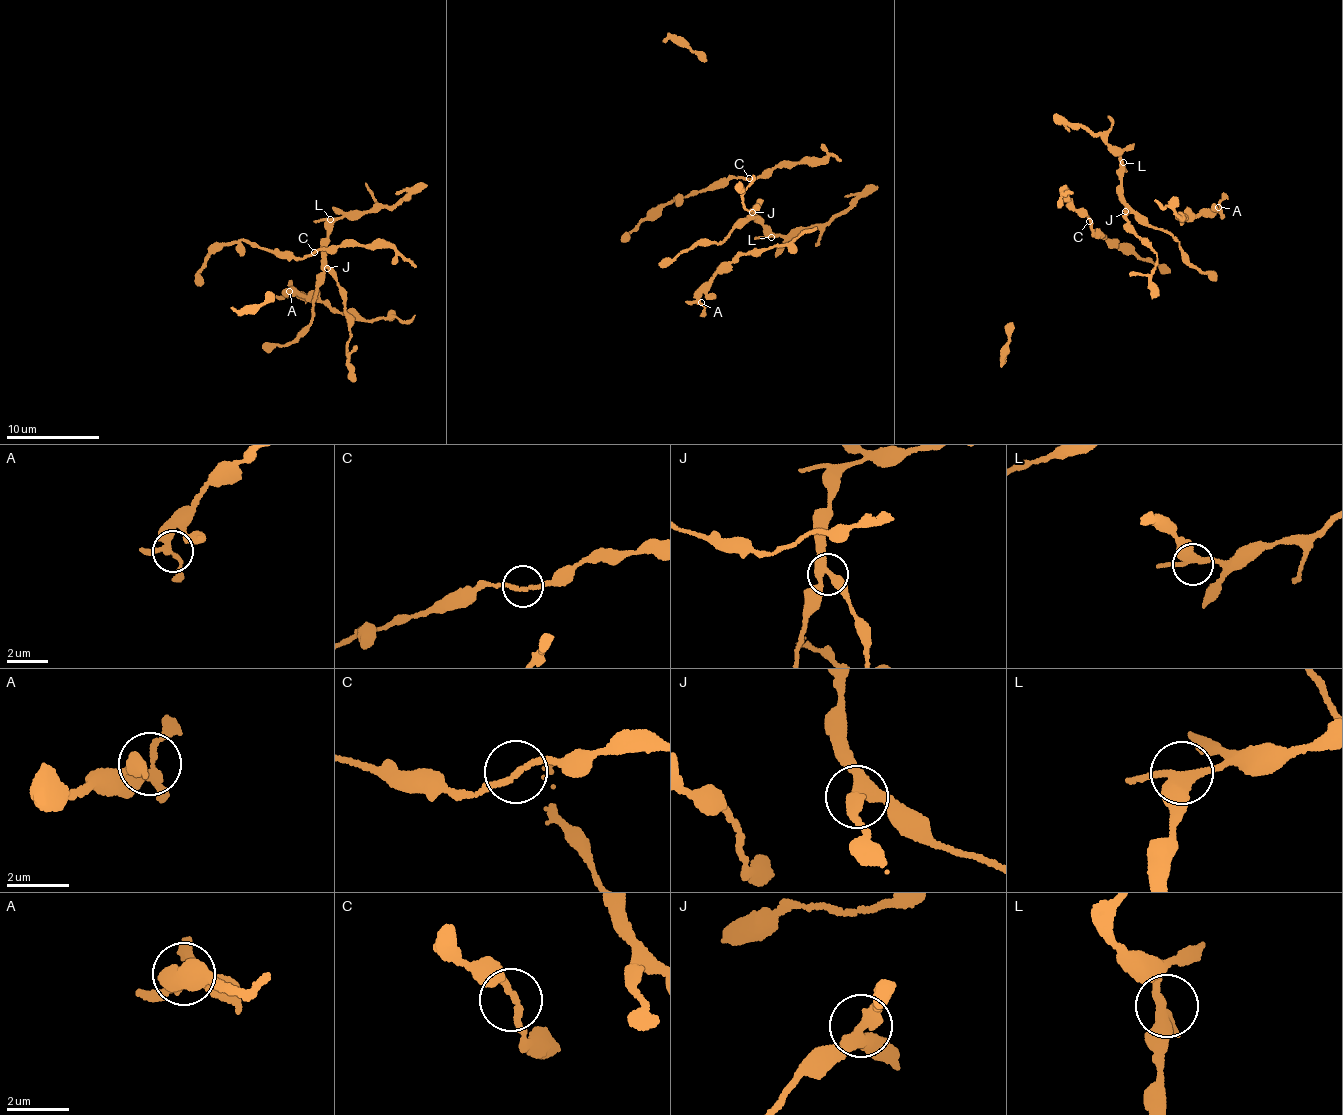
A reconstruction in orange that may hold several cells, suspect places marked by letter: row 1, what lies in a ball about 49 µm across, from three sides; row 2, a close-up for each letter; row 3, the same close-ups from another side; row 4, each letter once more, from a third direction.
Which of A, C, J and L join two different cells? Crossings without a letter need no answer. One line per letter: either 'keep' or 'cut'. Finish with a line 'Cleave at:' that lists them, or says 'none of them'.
A: keep
C: keep
J: keep
L: keep
Cleave at: none of them

